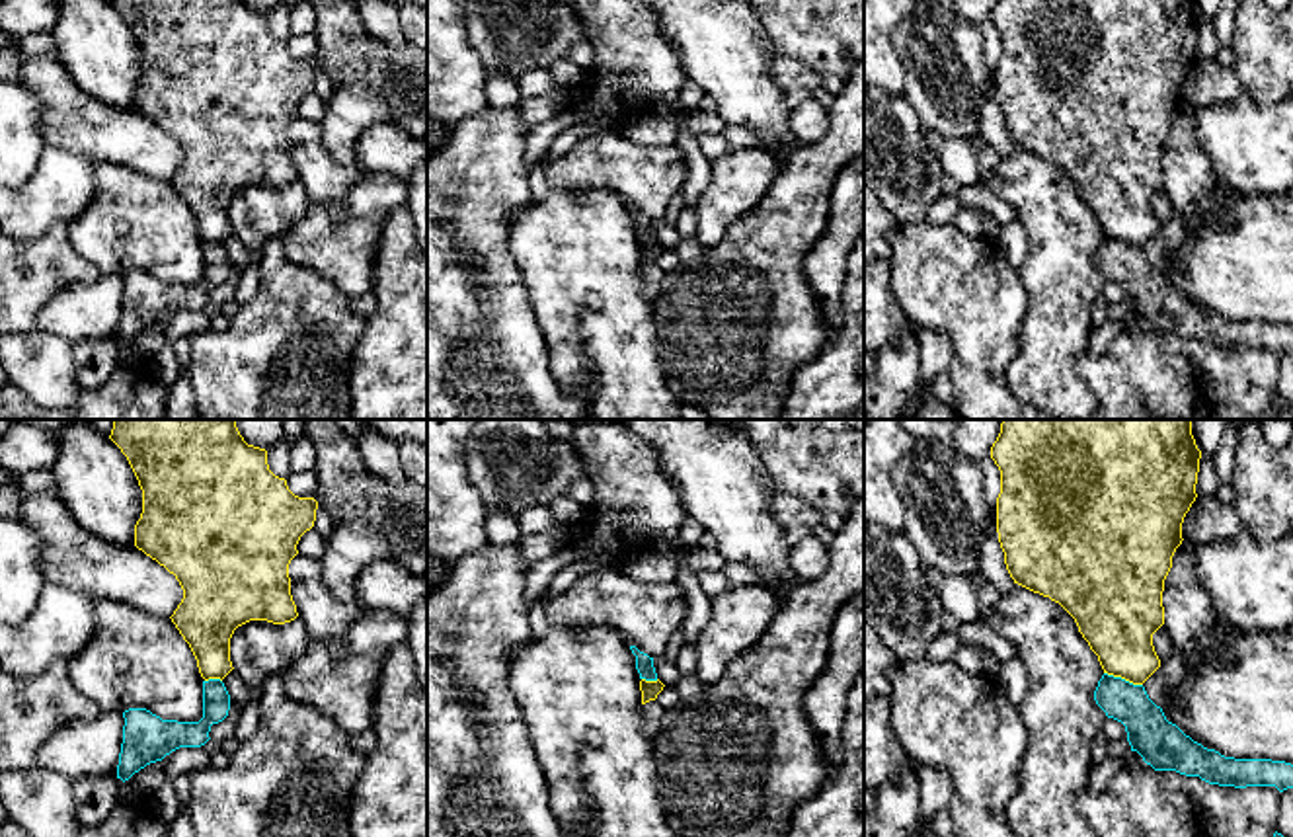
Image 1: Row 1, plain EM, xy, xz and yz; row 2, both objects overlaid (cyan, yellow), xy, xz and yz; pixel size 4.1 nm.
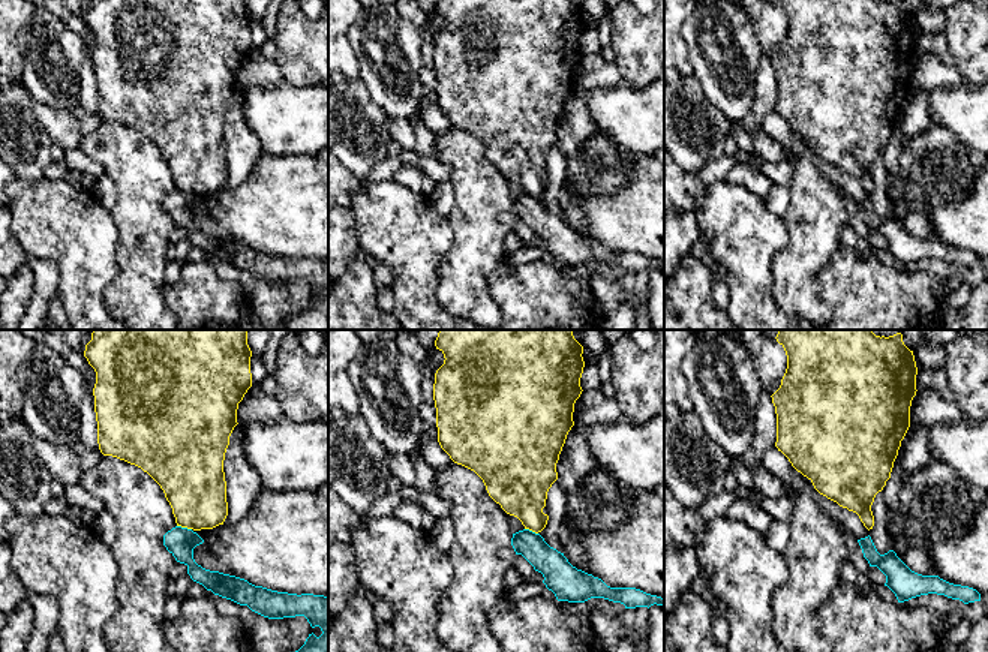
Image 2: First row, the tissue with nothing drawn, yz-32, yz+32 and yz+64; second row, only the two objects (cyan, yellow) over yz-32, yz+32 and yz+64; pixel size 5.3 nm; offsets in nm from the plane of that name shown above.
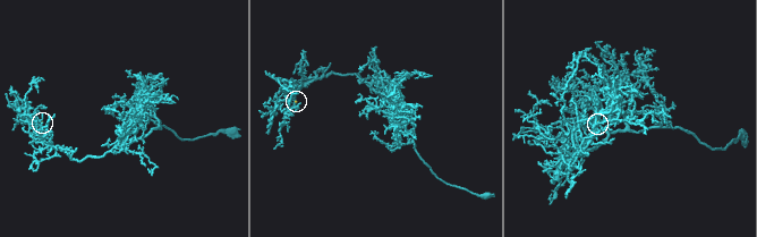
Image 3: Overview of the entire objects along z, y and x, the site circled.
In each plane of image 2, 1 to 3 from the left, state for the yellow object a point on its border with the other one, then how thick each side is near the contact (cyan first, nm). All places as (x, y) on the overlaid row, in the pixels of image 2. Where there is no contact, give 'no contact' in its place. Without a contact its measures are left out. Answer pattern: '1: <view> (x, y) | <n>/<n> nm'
1: yz-32 (185, 528) | 160/340 nm
2: yz+32 (531, 531) | 160/300 nm
3: no contact

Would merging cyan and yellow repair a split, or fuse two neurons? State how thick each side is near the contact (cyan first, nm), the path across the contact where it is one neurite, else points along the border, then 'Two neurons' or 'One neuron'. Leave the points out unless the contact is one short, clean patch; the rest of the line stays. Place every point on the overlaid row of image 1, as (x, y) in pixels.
Thickness 180 nm (cyan) against 320 nm. Boundary: yz (1104, 672), (1141, 685). Two neurons

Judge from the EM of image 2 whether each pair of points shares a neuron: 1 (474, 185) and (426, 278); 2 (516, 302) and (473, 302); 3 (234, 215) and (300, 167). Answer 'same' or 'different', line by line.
1: different
2: different
3: same

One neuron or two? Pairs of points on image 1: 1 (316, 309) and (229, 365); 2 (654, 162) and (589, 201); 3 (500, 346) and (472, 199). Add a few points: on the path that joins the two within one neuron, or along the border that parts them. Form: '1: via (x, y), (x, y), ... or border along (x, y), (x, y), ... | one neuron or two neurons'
1: via (293, 303), (252, 348) | one neuron
2: border along (562, 188), (605, 188), (621, 199) | two neurons
3: via (494, 309), (494, 258), (488, 237) | one neuron

